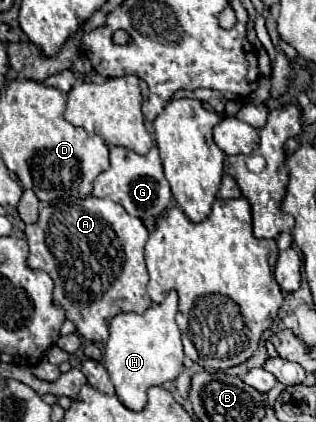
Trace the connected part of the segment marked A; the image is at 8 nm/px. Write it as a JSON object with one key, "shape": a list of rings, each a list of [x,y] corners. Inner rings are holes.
{"shape":[[[87,196],[85,200],[75,200],[75,202],[55,202],[55,204],[43,204],[41,212],[39,212],[39,220],[37,224],[29,224],[25,228],[25,238],[29,242],[29,260],[27,264],[31,268],[39,268],[39,270],[45,270],[53,282],[55,282],[55,300],[65,308],[67,312],[67,320],[71,320],[77,328],[77,332],[87,338],[87,340],[93,340],[95,344],[103,344],[109,336],[109,320],[113,316],[117,316],[119,312],[145,312],[149,306],[151,306],[151,298],[147,296],[147,282],[149,282],[149,274],[147,274],[147,268],[145,268],[145,258],[143,258],[143,248],[145,248],[145,242],[147,242],[147,228],[143,226],[143,222],[135,216],[129,216],[125,212],[125,208],[121,204],[115,204],[113,200],[103,200],[103,198],[95,198],[95,196]]]}

